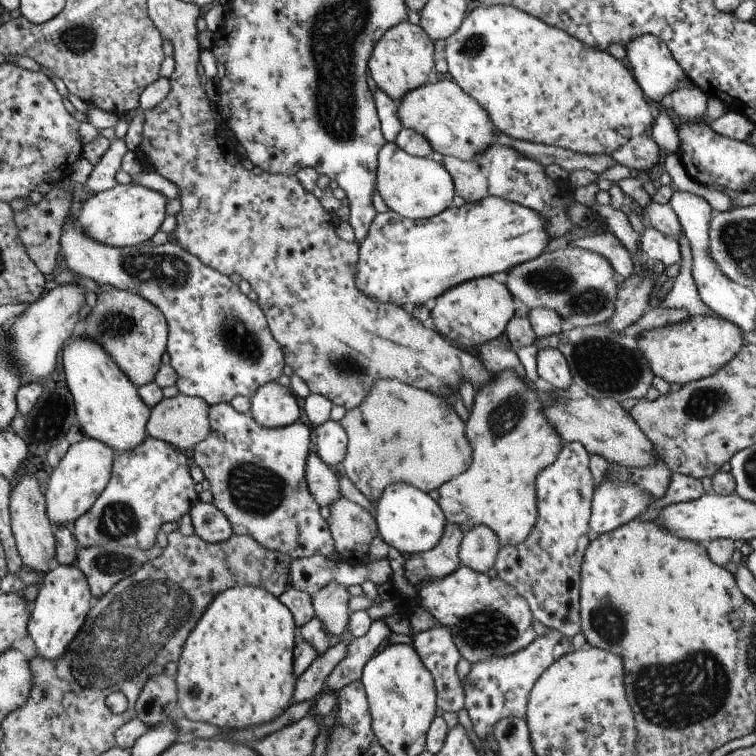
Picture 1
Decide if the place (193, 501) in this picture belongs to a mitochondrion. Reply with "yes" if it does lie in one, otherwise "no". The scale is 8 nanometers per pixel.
no

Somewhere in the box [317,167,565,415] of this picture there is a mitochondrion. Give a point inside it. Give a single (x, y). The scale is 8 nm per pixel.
(346, 366)

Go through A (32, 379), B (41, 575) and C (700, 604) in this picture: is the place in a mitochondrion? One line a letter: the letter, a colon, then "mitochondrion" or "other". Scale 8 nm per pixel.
A: other
B: other
C: other

